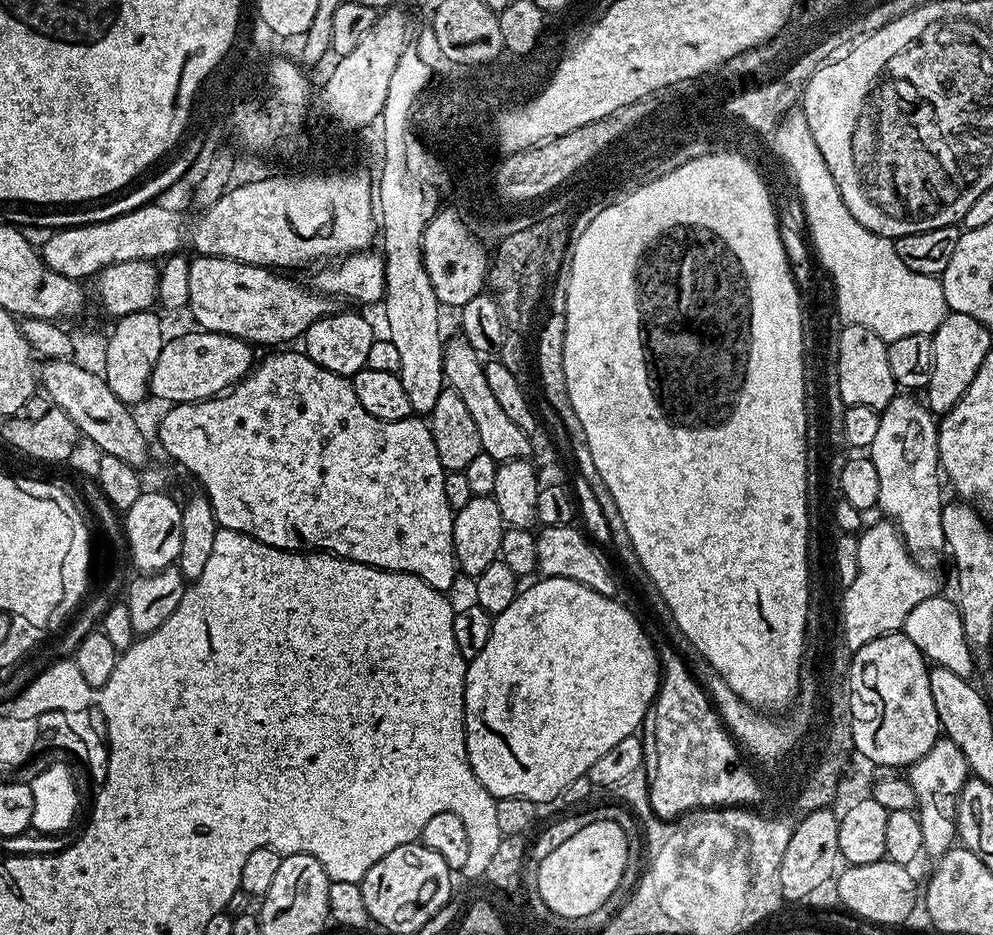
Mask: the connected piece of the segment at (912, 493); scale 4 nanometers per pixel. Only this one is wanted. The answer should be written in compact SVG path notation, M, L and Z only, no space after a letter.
M897 394L893 396L892 400L880 412L880 421L878 422L878 434L874 437L874 442L870 449L870 458L874 462L874 470L878 470L878 508L879 511L884 511L889 521L895 524L897 532L900 533L901 538L904 539L904 544L909 552L913 554L920 554L919 552L941 552L945 551L946 545L944 542L944 535L942 534L942 514L940 513L942 507L942 499L940 500L940 480L942 484L942 469L940 466L940 455L938 454L938 434L940 429L938 427L938 420L933 413L928 411L927 403L915 400L915 395L912 394Z

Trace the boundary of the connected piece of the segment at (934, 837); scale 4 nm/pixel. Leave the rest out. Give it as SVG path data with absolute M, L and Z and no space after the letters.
M947 738L937 740L936 745L921 760L907 769L906 779L912 784L918 805L918 817L922 828L924 852L939 858L957 843L954 804L956 795L970 779L970 769L962 750Z

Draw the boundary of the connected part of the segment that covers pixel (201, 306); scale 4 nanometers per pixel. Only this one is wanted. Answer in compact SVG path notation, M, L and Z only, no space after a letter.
M197 255L189 266L189 298L192 316L205 332L236 336L239 340L246 340L253 346L259 344L284 346L287 345L284 344L287 340L299 341L311 324L318 322L323 316L332 315L334 305L327 295L311 287L303 288L302 285L295 284L284 276L287 275L277 274L273 269L259 264L243 264L221 256Z

